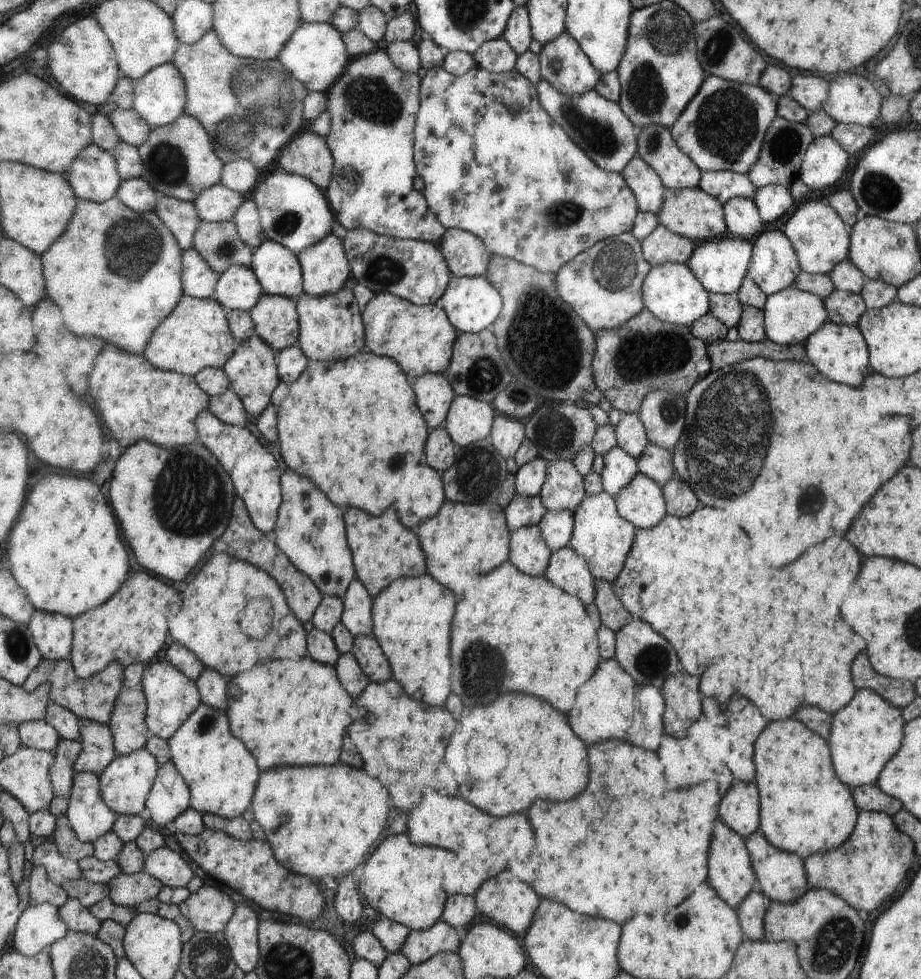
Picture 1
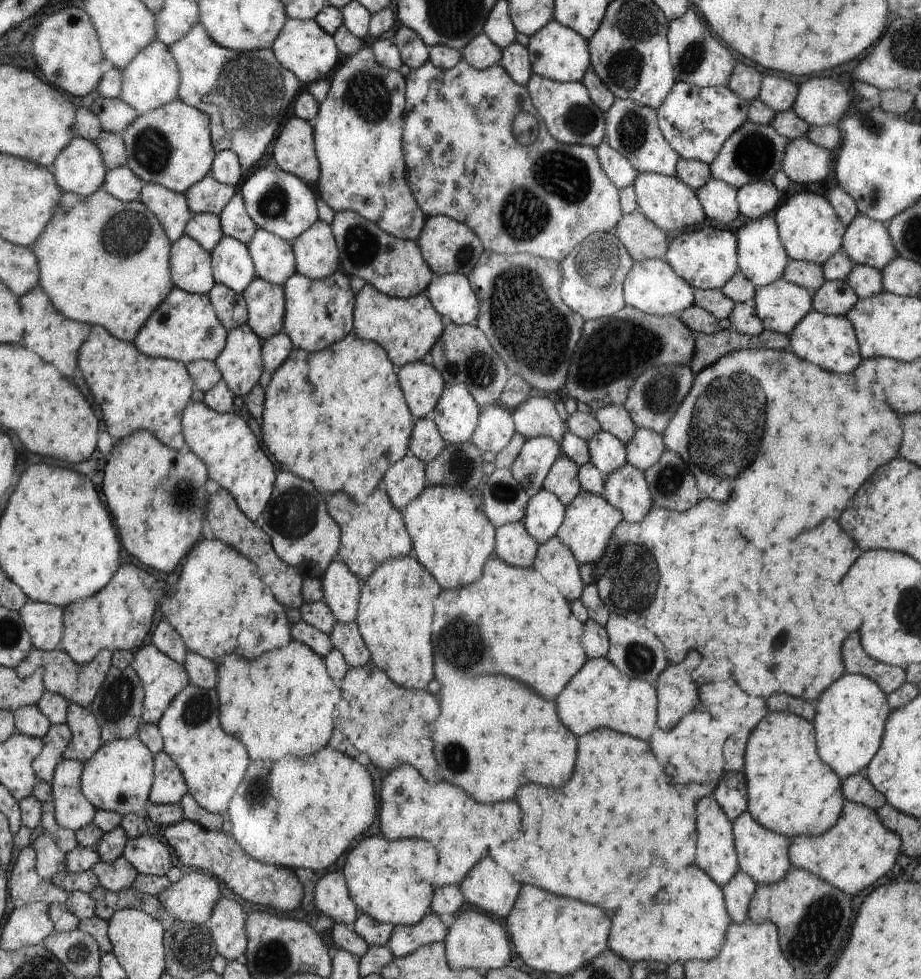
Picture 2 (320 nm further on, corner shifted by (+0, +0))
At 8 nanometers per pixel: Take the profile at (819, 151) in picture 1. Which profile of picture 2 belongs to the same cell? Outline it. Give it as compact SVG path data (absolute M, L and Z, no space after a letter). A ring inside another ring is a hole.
M798 137L787 144L781 169L792 182L806 186L826 178L833 158L833 152L810 142L806 137Z

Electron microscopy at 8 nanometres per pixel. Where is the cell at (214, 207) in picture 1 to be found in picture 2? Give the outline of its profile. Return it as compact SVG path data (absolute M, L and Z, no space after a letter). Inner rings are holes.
M211 175L202 178L201 182L184 192L193 214L210 213L222 214L222 210L236 196L236 188L225 183L217 182Z

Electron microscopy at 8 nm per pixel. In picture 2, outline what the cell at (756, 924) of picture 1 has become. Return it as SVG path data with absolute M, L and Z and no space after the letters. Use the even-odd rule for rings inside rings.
M739 871L726 886L721 888L731 922L742 924L744 920L748 920L748 908L757 886L758 884L748 874Z

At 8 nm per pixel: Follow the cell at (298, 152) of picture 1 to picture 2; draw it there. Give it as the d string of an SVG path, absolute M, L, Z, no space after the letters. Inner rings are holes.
M295 115L282 126L274 142L272 152L277 169L296 175L310 185L316 185L321 177L318 163L316 136L312 123Z

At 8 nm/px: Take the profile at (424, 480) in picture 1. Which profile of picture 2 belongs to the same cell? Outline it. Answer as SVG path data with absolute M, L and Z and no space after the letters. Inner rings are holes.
M410 453L386 472L386 482L383 480L382 486L386 494L390 494L398 510L403 511L410 501L424 493L427 487L424 468L426 468L425 462Z

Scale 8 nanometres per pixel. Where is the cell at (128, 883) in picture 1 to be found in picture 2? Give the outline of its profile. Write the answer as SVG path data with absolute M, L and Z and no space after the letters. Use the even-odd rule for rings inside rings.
M123 857L114 862L100 861L91 872L98 878L99 886L116 893L130 889L138 876L134 866L131 866Z

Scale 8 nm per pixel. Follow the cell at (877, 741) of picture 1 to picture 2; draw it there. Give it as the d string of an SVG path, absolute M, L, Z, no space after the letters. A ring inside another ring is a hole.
M844 674L840 680L828 686L816 702L816 716L812 726L816 730L820 758L840 778L846 779L864 772L880 748L891 712L888 696L876 682L860 674Z

